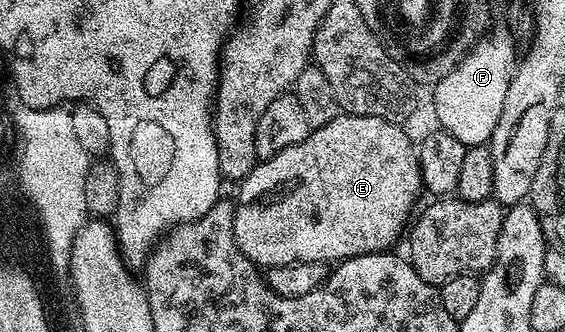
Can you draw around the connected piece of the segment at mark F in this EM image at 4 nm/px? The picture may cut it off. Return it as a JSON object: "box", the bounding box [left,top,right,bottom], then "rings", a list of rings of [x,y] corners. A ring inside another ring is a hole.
{"box":[431,32,518,147],"rings":[[[497,32],[496,38],[488,38],[484,47],[466,56],[466,60],[431,91],[439,129],[450,132],[454,140],[462,140],[466,147],[483,146],[492,141],[494,124],[498,124],[498,116],[502,116],[502,104],[506,104],[506,92],[518,65],[512,56],[518,50],[516,41],[514,34]]]}

